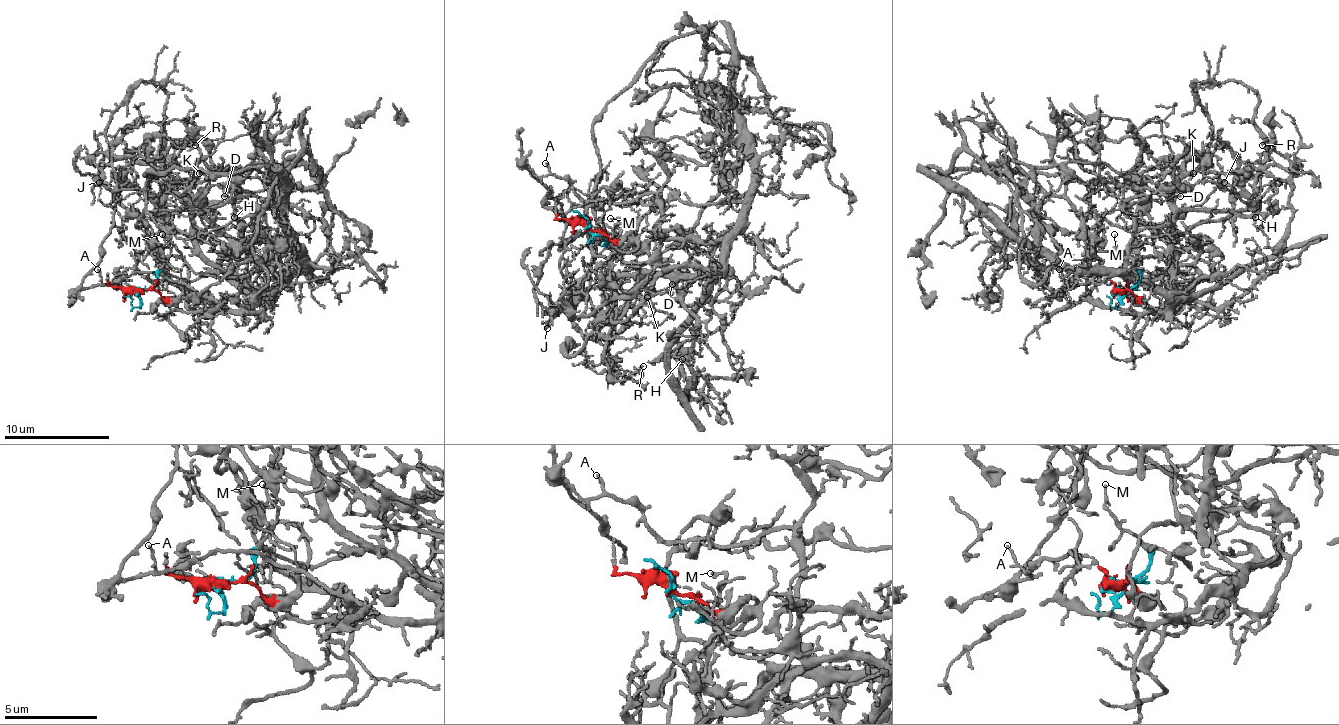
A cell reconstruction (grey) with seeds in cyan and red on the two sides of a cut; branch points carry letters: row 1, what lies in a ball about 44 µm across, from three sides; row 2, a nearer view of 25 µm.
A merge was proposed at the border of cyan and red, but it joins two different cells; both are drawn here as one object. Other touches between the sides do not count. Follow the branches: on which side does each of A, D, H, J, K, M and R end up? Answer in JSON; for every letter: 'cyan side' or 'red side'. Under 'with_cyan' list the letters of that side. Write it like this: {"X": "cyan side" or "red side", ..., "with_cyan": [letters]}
{"A": "cyan side", "D": "cyan side", "H": "cyan side", "J": "cyan side", "K": "cyan side", "M": "cyan side", "R": "cyan side", "with_cyan": ["A", "D", "H", "J", "K", "M", "R"]}

